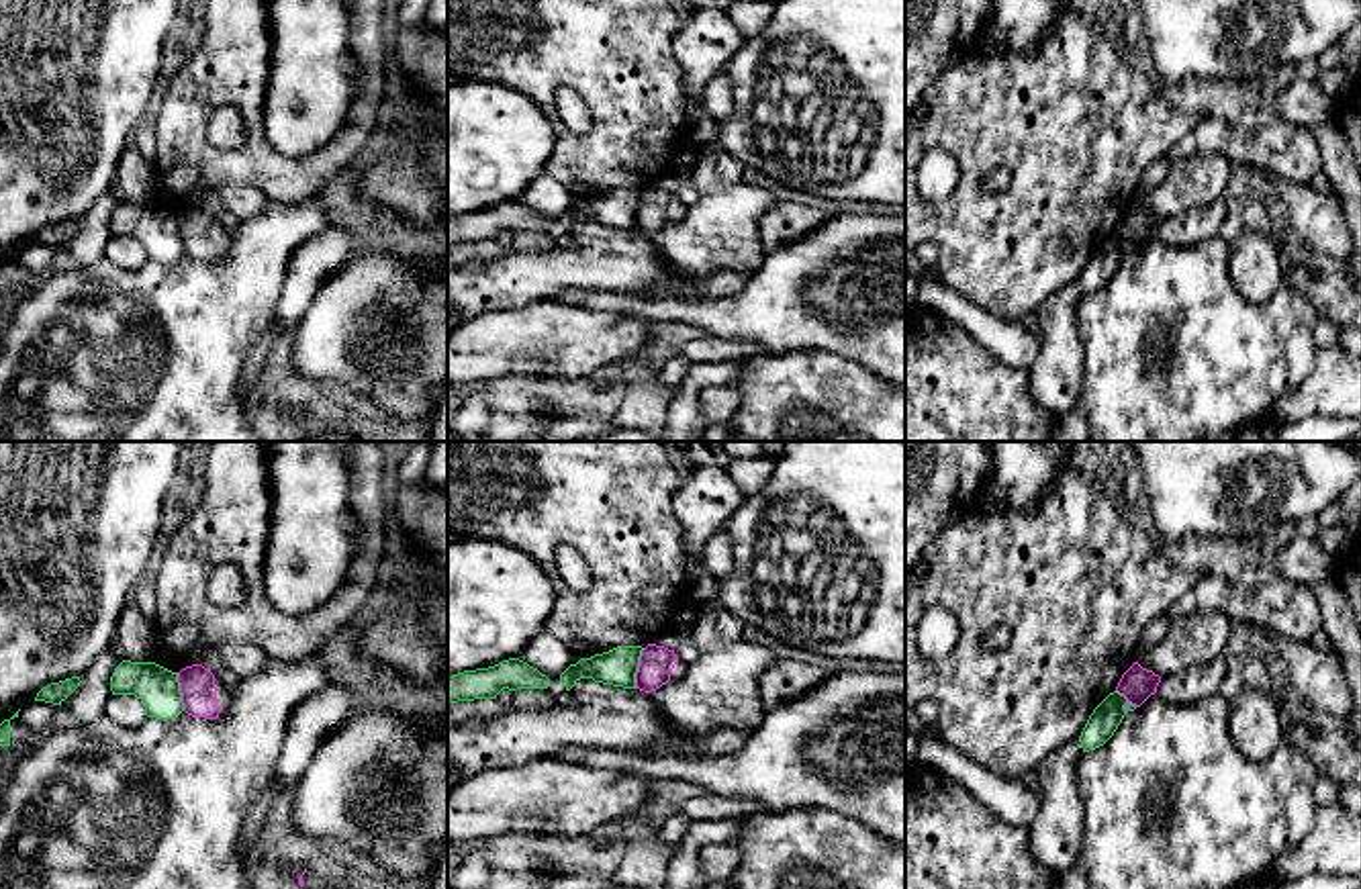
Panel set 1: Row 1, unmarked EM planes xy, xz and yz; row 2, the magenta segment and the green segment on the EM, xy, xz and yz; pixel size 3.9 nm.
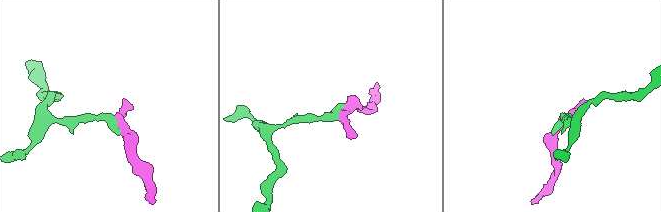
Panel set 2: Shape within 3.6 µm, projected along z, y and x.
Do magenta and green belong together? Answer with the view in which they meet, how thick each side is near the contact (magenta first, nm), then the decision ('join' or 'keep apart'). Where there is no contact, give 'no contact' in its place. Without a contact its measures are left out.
meets magenta in xz; 140 nm thick on the magenta side, 150 nm on the other; keep apart

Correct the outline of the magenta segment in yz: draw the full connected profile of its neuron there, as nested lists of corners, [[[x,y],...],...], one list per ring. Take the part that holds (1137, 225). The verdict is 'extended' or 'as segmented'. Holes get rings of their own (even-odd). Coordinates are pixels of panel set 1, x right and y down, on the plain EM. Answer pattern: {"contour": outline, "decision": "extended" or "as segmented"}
{"contour": [[[1134,204],[1120,221],[1116,233],[1128,241],[1128,245],[1140,249],[1151,237],[1157,235],[1161,219]]], "decision": "as segmented"}

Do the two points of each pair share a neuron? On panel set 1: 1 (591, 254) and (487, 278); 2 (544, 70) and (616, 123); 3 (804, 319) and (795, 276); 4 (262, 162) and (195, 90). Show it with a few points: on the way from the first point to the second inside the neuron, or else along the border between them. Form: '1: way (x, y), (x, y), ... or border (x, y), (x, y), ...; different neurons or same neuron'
1: way (565, 260), (513, 260); same neuron
2: way (565, 70), (573, 70), (605, 103); same neuron
3: way (802, 309), (798, 287); same neuron
4: way (256, 135), (252, 113), (229, 90), (221, 90); same neuron

